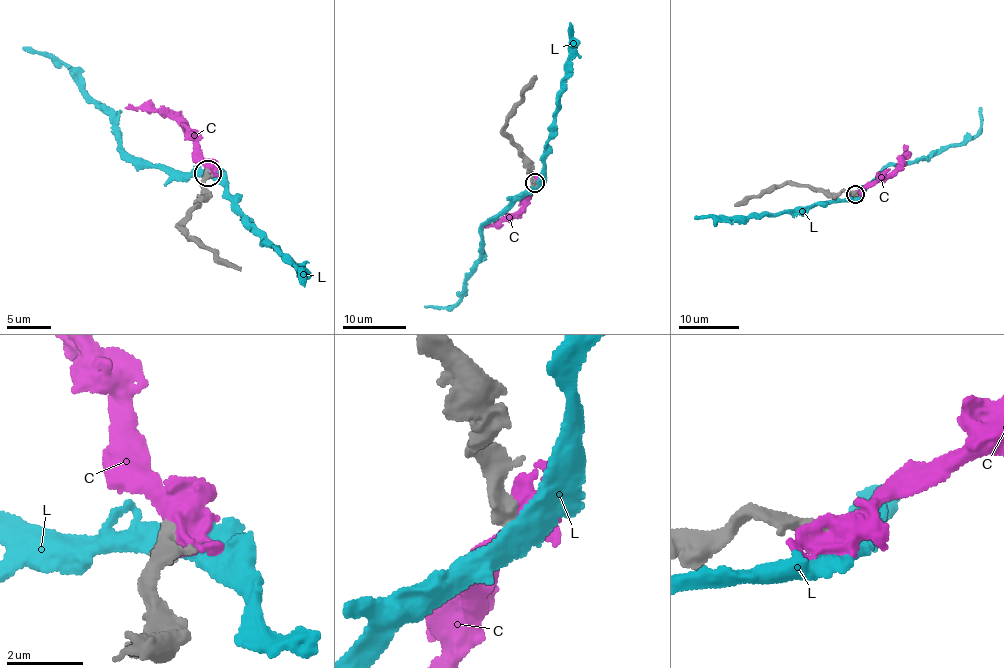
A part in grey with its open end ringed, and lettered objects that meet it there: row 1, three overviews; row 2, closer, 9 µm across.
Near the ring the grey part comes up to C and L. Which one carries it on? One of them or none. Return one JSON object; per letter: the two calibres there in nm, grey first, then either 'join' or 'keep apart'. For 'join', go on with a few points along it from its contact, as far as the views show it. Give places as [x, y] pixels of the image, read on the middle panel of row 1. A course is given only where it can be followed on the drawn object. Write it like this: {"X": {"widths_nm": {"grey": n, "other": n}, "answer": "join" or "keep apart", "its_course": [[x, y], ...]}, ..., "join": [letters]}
{"C": {"widths_nm": {"grey": 650, "other": 600}, "answer": "join", "its_course": [[534, 183], [524, 209], [491, 225], [482, 224]]}, "L": {"widths_nm": {"grey": 600, "other": 400}, "answer": "keep apart"}, "join": ["C"]}

